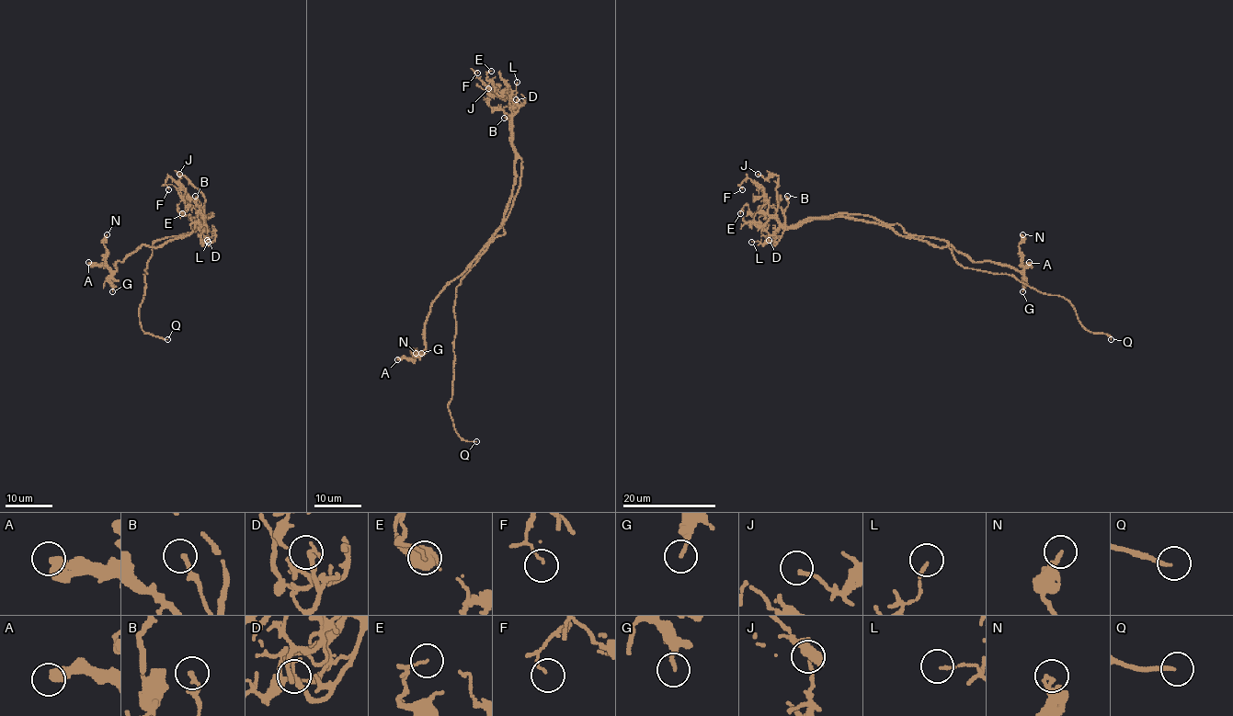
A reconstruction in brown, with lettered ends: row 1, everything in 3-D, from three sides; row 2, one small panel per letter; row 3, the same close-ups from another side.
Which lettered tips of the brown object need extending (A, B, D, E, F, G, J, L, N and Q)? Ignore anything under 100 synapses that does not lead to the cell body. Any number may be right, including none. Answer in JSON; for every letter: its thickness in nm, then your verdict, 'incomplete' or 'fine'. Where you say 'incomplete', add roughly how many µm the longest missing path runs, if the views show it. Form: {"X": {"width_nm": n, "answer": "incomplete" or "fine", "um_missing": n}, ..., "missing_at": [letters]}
{"A": {"width_nm": 360, "answer": "fine"}, "B": {"width_nm": 180, "answer": "fine"}, "D": {"width_nm": 260, "answer": "fine"}, "E": {"width_nm": 90, "answer": "fine"}, "F": {"width_nm": 80, "answer": "fine"}, "G": {"width_nm": 170, "answer": "fine"}, "J": {"width_nm": 80, "answer": "fine"}, "L": {"width_nm": 110, "answer": "fine"}, "N": {"width_nm": 320, "answer": "fine"}, "Q": {"width_nm": 160, "answer": "incomplete", "um_missing": 9}, "missing_at": ["Q"]}

